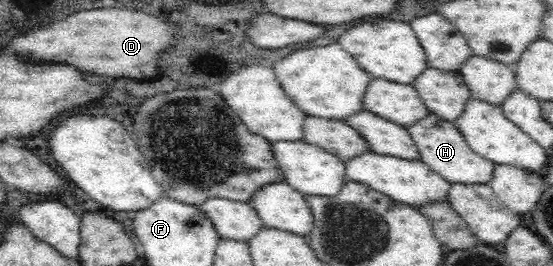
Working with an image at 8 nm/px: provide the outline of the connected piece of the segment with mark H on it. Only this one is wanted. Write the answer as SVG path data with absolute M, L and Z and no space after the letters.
M429 113L425 118L405 124L403 127L407 129L407 133L415 143L419 152L419 160L423 161L433 173L441 176L443 180L451 184L485 184L491 180L491 174L493 174L496 164L475 155L454 122L443 120Z

